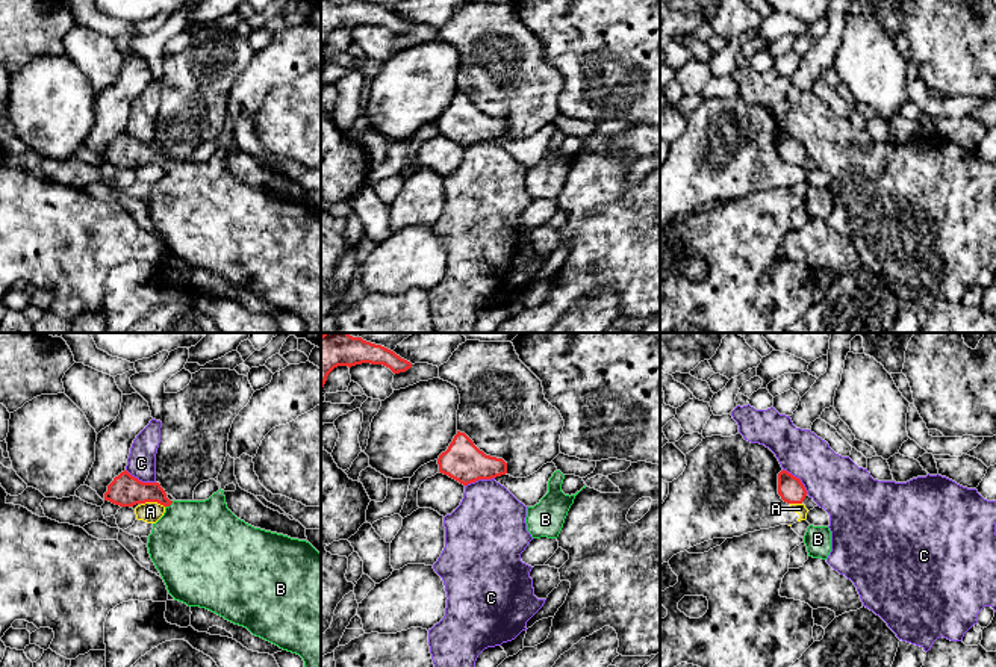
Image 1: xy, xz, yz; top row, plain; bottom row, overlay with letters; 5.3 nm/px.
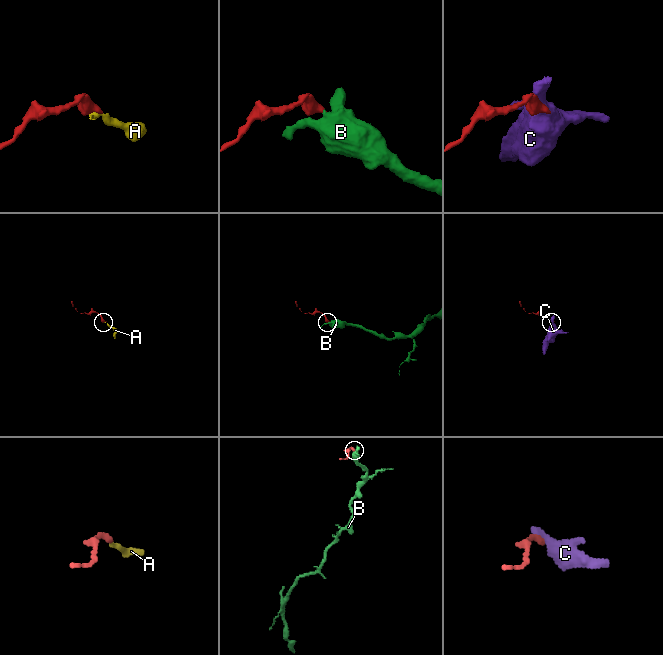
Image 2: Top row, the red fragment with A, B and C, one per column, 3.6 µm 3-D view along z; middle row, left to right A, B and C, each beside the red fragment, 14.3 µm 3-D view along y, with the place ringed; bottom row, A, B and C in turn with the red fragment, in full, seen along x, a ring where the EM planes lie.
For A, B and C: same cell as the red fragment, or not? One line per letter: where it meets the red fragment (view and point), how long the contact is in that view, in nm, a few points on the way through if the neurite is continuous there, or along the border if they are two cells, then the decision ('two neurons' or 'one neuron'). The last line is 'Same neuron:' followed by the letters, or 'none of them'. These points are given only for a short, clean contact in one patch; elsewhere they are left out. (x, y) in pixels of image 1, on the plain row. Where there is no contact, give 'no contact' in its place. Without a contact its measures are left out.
A: contact xy (153, 162); length 130 nm; border xy (141, 164), (159, 164), (164, 168); two neurons
B: contact xy (168, 167); length 60 nm; way xy (126, 152), (153, 153), (168, 167), (196, 204); one neuron
C: contact yz (798, 139); length 190 nm; border yz (783, 130), (795, 136), (807, 155); two neurons
Same neuron: B

